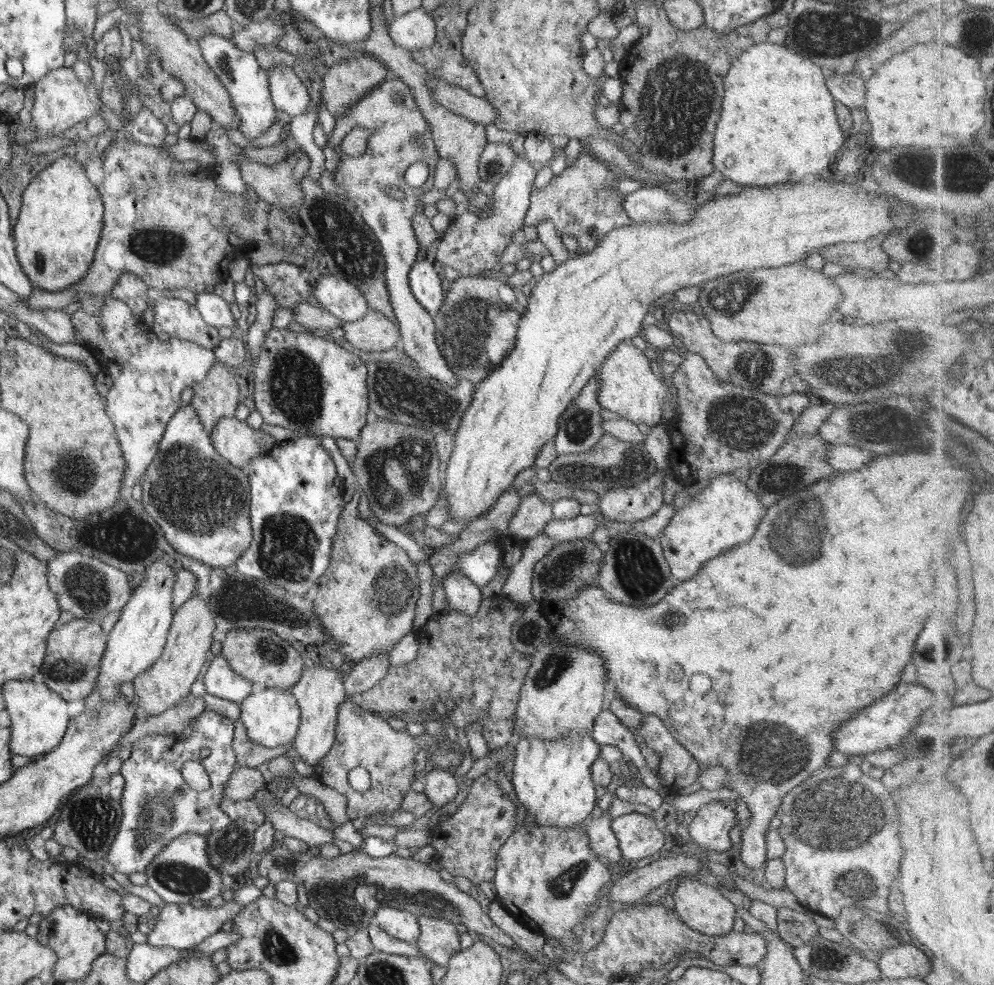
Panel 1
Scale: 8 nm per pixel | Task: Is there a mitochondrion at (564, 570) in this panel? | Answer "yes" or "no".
yes

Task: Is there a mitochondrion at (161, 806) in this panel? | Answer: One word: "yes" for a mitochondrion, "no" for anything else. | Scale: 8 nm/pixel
yes

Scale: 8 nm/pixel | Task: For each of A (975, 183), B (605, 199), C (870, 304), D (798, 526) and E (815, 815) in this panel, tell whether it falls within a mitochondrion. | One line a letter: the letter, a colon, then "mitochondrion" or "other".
A: other
B: mitochondrion
C: other
D: mitochondrion
E: mitochondrion

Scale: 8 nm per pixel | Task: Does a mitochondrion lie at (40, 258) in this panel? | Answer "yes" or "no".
yes

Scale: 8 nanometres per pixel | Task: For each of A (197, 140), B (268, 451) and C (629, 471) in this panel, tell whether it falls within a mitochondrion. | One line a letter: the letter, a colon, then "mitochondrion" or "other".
A: other
B: other
C: other

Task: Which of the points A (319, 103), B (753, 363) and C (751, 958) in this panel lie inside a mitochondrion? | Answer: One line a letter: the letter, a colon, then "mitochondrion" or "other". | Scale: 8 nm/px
A: other
B: mitochondrion
C: other

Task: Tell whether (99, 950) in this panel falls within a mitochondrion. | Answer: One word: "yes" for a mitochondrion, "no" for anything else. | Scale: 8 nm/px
no

